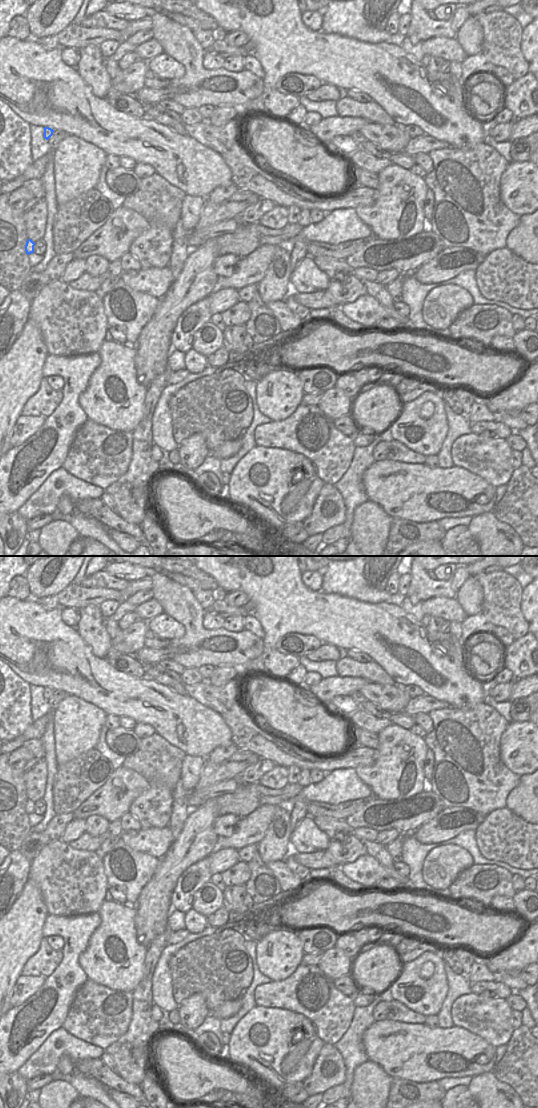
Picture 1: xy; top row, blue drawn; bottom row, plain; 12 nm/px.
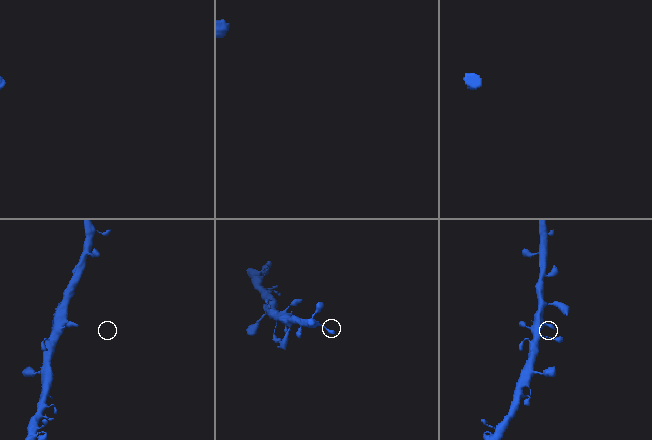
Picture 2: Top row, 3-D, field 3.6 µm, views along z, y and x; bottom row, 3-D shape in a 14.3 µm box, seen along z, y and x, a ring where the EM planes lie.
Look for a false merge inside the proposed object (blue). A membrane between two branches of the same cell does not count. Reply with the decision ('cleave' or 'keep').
keep

